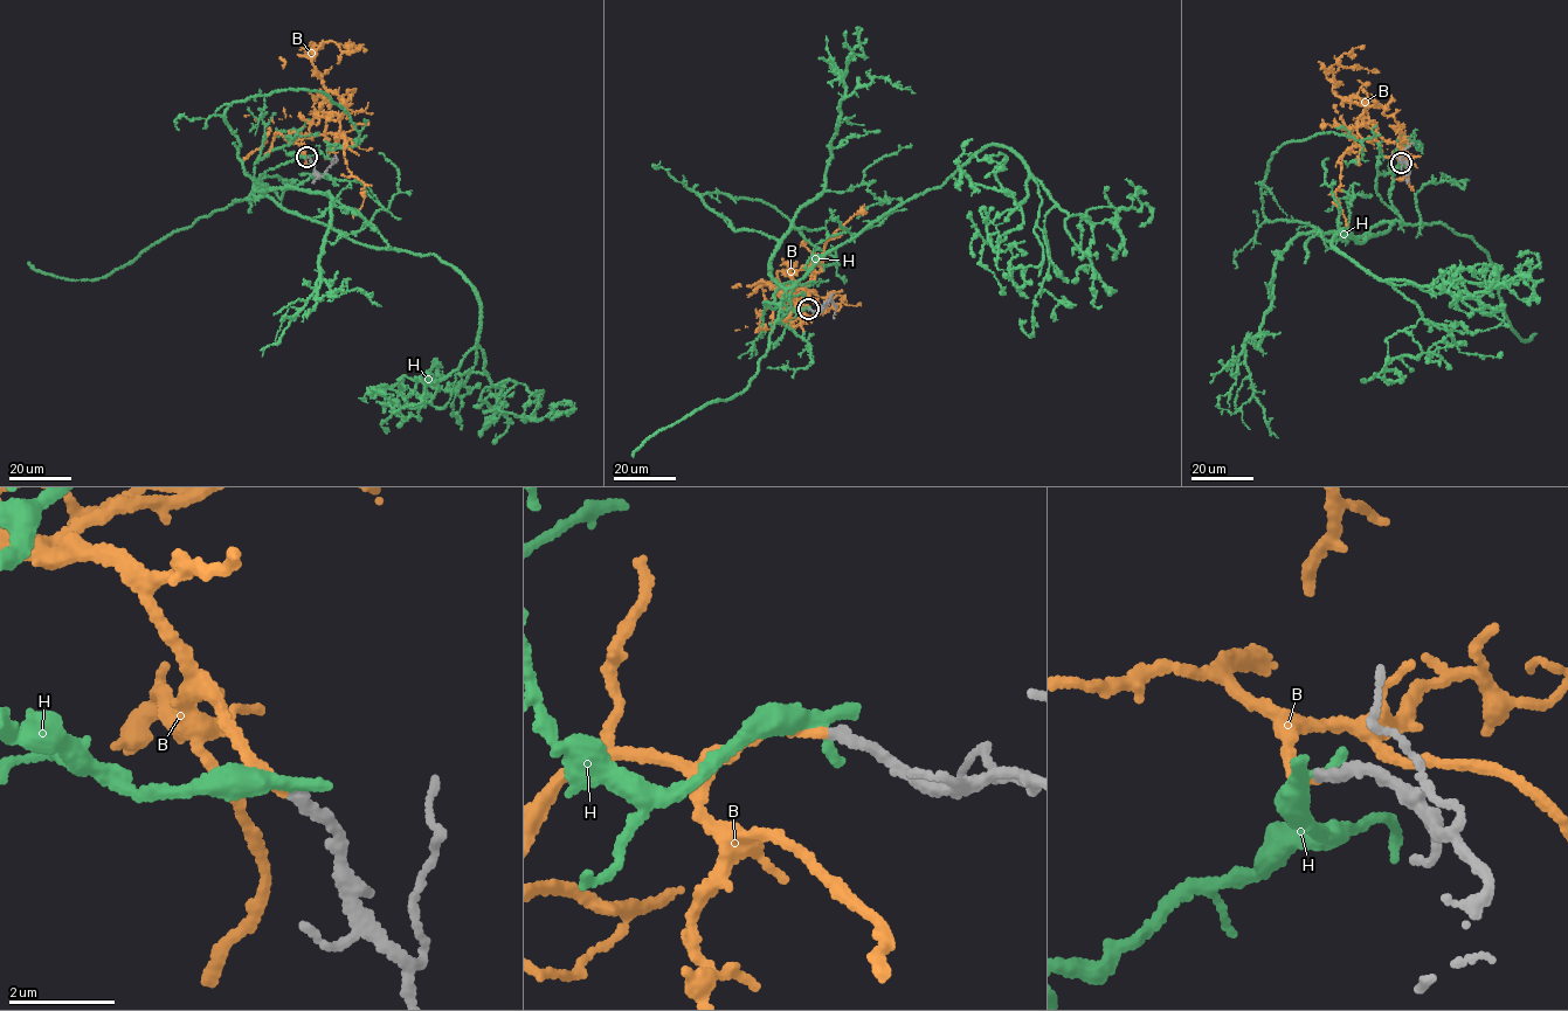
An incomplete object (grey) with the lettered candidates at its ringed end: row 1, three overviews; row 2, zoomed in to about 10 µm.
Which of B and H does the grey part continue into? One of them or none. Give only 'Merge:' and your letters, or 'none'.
Merge: B

